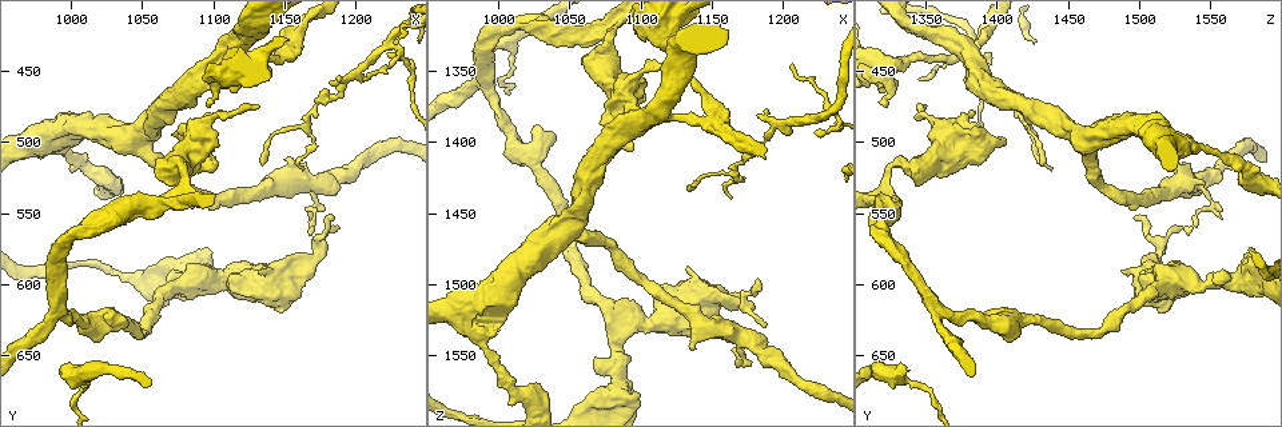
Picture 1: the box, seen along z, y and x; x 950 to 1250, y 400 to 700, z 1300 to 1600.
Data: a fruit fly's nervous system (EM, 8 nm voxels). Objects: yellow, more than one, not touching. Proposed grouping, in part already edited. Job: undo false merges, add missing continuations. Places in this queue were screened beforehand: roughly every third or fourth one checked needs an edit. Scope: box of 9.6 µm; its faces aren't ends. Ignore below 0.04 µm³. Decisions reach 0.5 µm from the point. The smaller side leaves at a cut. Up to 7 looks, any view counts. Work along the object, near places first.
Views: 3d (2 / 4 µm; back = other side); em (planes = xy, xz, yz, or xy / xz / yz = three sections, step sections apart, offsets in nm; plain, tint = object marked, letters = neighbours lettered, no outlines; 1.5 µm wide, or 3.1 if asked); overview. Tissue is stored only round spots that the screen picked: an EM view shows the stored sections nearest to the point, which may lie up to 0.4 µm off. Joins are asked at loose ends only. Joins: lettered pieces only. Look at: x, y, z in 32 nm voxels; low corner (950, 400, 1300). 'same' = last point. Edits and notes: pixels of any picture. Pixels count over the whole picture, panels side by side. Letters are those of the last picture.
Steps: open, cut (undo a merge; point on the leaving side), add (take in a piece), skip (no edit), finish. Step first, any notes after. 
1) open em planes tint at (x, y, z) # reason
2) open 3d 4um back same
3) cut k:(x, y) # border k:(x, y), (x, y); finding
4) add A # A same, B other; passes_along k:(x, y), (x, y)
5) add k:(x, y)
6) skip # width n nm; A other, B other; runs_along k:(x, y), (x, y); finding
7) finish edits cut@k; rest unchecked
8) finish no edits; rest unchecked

open em xy step 8 letters at (1046, 500, 1466) # sharp bend

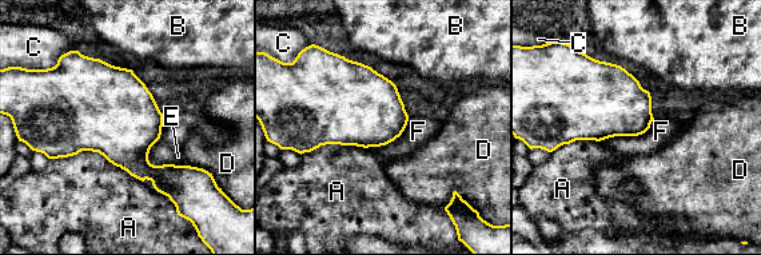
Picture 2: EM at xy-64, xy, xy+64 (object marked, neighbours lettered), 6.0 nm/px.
open em planes letters same # cut it another way

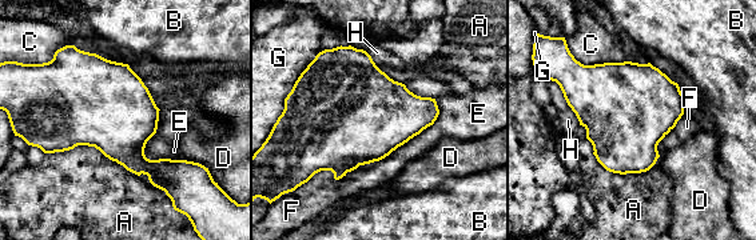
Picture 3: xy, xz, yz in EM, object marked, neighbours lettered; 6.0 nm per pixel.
skip # A other, B other, C other, D other, E other, F other, G other, H other; border 3:(421, 131), (338, 179), (307, 180); all the same cell

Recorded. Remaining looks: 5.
open 3d 2um back at (1146, 432, 1384)

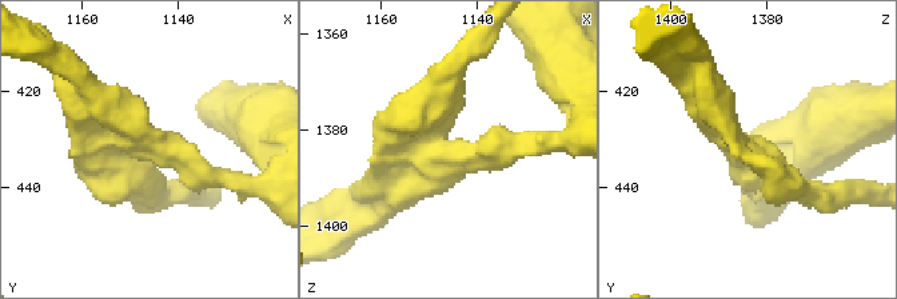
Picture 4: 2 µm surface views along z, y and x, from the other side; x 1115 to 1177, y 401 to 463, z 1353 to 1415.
open em xz step 4 letters at (1146, 433, 1385)

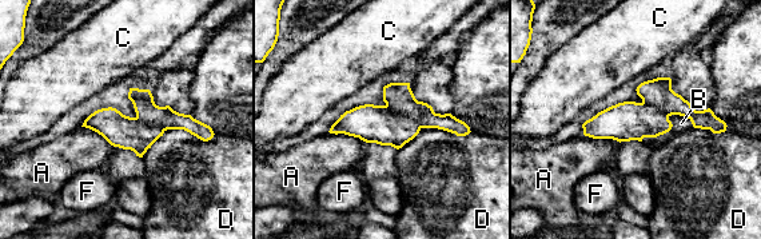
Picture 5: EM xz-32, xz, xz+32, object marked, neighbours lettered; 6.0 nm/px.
open em planes letters same

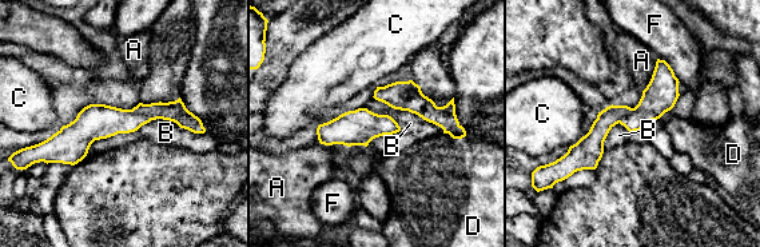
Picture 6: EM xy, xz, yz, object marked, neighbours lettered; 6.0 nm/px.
cut 6:(175, 111) # longest_contact B 480 nm; A other, B other, C other, D other, F other; border 6:(132, 108), (152, 119); a second cell is stuck on

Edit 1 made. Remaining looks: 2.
open overview # redraw

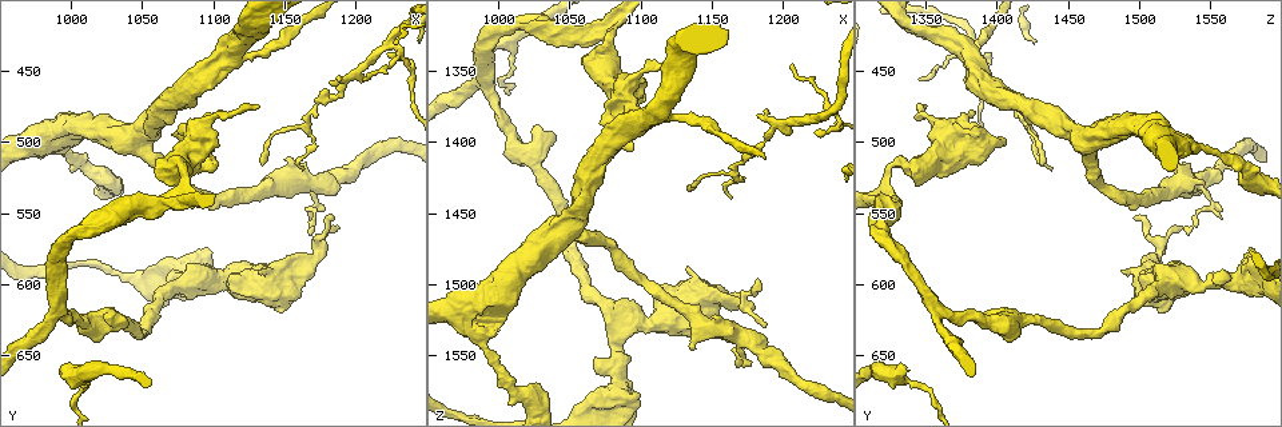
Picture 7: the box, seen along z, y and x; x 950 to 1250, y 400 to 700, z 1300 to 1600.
open em xy step 4 letters at (994, 658, 1338) # an open end

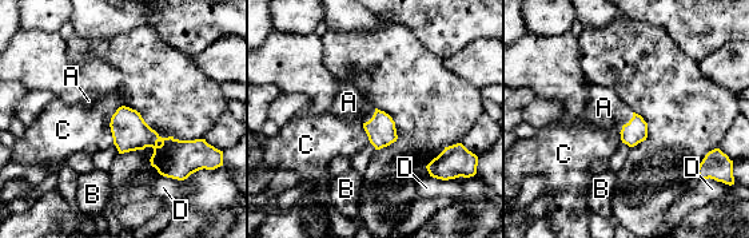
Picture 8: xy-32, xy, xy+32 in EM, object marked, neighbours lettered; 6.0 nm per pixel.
add A # A same, B other, C other, D other; passes_along 8:(636, 131), (626, 123), (604, 107); it goes on there

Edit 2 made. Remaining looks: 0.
finish edits cut@6, add@8; rest unchecked

